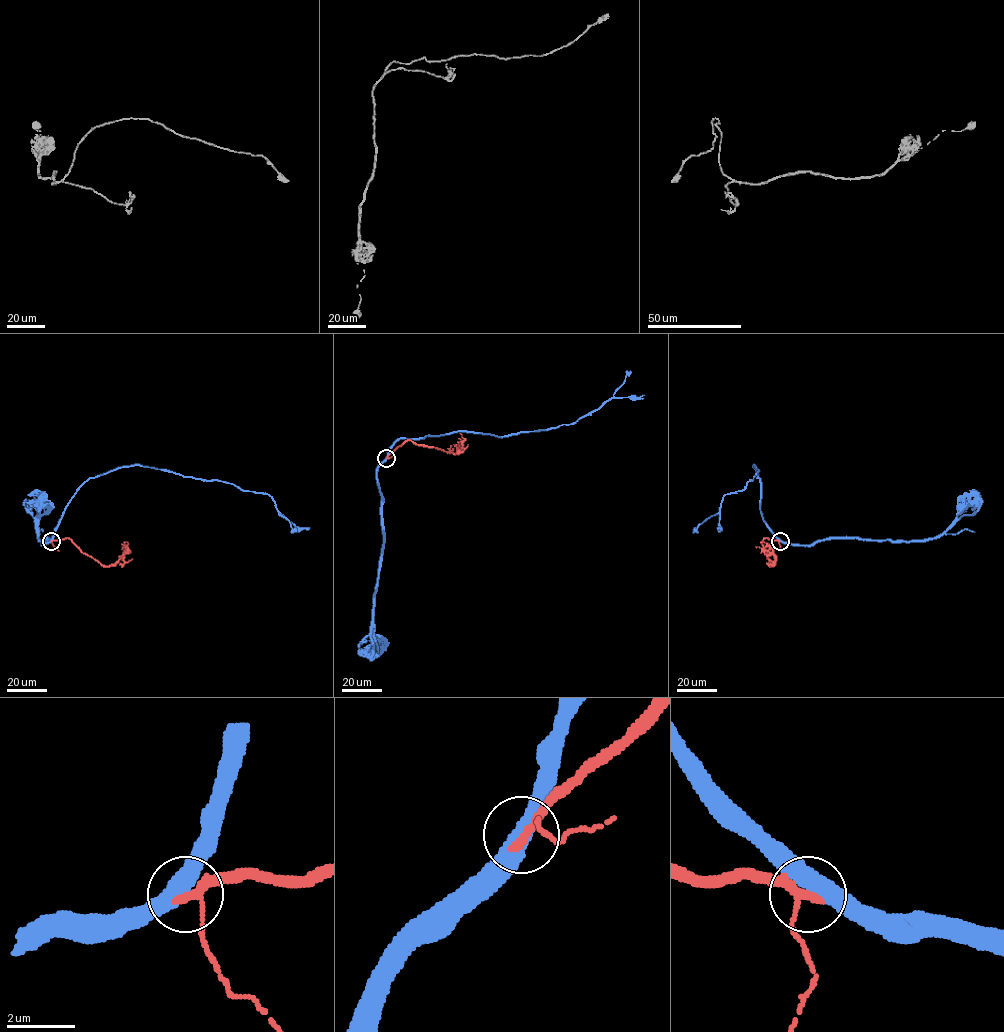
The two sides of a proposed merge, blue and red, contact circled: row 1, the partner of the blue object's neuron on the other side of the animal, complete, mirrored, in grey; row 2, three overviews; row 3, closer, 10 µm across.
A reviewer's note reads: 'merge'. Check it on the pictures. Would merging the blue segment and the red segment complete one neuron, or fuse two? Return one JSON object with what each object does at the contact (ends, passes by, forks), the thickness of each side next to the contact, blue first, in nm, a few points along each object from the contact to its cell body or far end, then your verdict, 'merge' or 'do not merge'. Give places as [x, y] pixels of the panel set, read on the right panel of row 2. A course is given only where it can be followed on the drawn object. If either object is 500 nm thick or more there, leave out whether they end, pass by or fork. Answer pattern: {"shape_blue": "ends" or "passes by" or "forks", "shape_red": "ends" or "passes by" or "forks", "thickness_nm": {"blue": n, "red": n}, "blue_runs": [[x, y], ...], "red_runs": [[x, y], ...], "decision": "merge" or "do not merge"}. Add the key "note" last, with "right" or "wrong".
{"shape_blue": "passes by", "shape_red": "passes by", "thickness_nm": {"blue": 480, "red": 240}, "blue_runs": [[780, 541], [761, 511], [754, 465], [758, 471], [752, 480], [726, 494], [719, 511], [697, 532]], "red_runs": [[780, 541], [765, 538], [762, 543], [772, 566], [775, 555], [755, 546]], "decision": "merge", "note": "right"}

